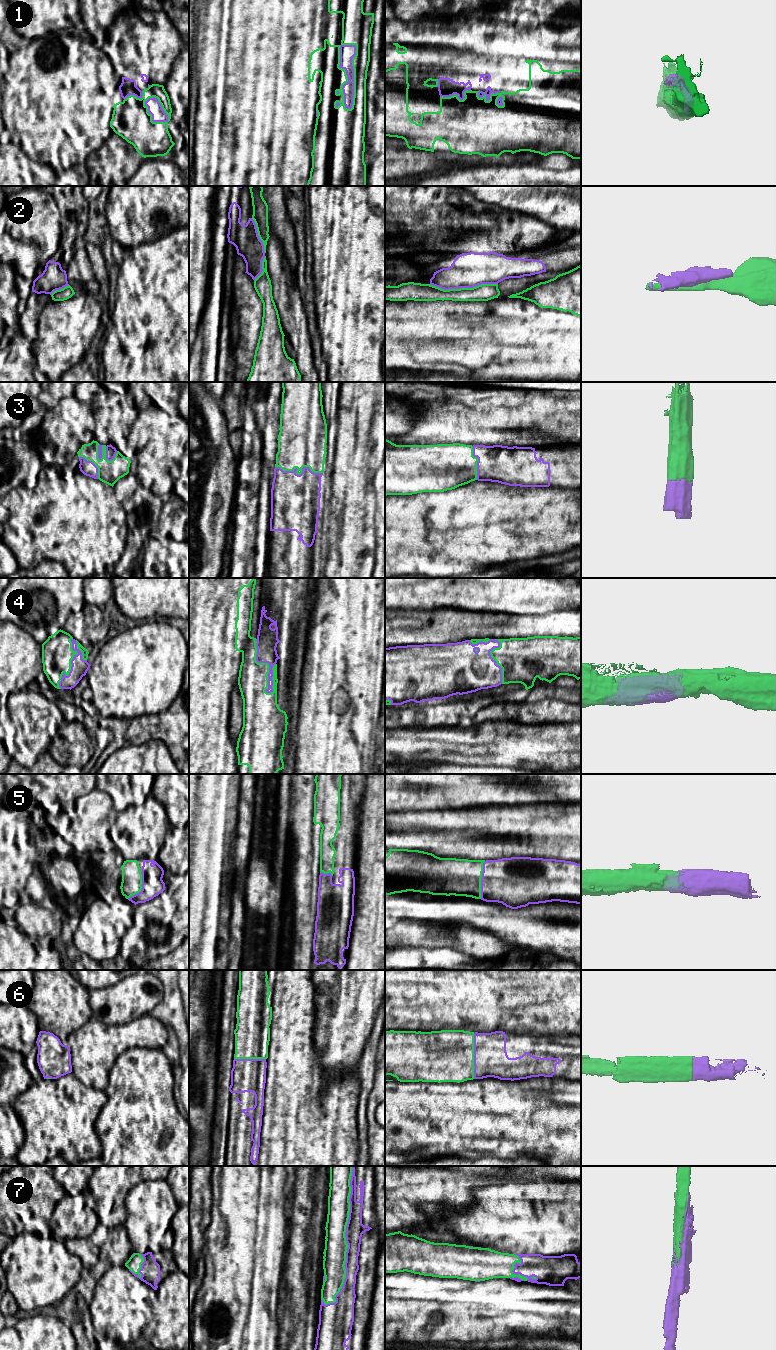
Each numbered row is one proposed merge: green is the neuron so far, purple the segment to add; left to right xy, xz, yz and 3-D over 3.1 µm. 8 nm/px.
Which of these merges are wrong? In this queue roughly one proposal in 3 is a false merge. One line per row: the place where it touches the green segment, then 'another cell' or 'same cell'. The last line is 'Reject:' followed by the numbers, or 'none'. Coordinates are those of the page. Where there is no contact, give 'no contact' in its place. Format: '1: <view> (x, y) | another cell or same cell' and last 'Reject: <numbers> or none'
1: xz (346, 77) | same cell
2: yz (463, 288) | another cell
3: xz (300, 473) | same cell
4: xz (267, 663) | same cell
5: yz (480, 880) | same cell
6: yz (473, 1056) | same cell
7: xz (345, 1239) | same cell
Reject: 2

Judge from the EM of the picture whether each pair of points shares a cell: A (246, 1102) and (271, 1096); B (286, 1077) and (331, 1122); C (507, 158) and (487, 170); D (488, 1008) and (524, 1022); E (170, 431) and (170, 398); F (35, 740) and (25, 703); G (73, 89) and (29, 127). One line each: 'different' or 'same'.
A: different
B: same
C: different
D: same
E: different
F: same
G: same

